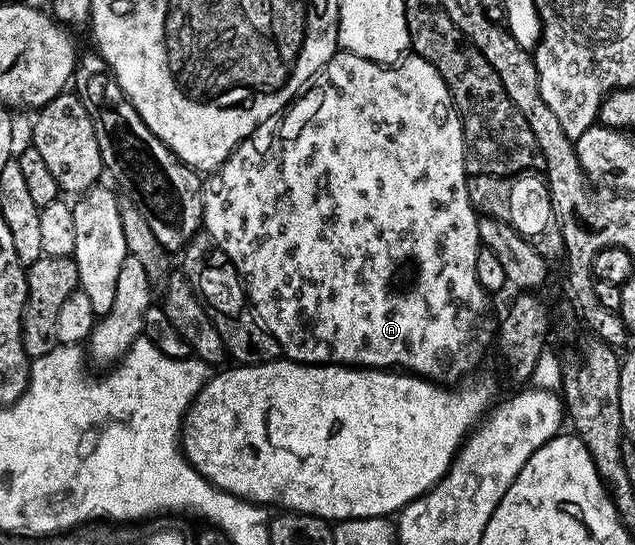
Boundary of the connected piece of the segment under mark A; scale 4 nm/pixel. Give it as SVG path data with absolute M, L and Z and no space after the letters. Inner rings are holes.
M339 51L336 52L335 56L330 57L329 60L325 62L322 69L315 74L310 84L287 106L285 112L278 120L272 119L257 126L255 132L252 133L251 136L246 137L244 141L230 153L226 161L219 166L217 172L204 180L203 224L205 226L205 232L218 243L221 251L225 251L225 255L229 255L233 267L237 267L239 278L243 280L243 287L247 290L247 300L251 308L254 309L255 316L258 317L259 320L263 322L265 328L274 335L280 350L282 350L290 360L301 361L304 365L345 365L365 369L406 371L409 373L417 373L419 376L427 378L428 381L434 381L436 383L459 383L466 378L463 376L482 359L483 352L487 349L487 344L489 344L490 341L492 344L493 338L497 333L497 317L496 314L491 314L492 298L481 287L481 283L477 283L477 251L481 247L481 244L478 237L477 211L471 206L469 191L467 190L468 180L469 174L465 164L465 150L463 148L463 121L459 117L459 111L455 107L455 101L451 97L449 87L445 83L445 79L441 79L439 72L437 72L428 61L414 55L404 56L398 63L380 63L365 59L361 55L353 55L352 53ZM407 260L411 260L412 263L415 264L415 278L412 279L411 286L402 293L399 289L391 289L391 280L394 279L395 272L402 267L403 261Z

